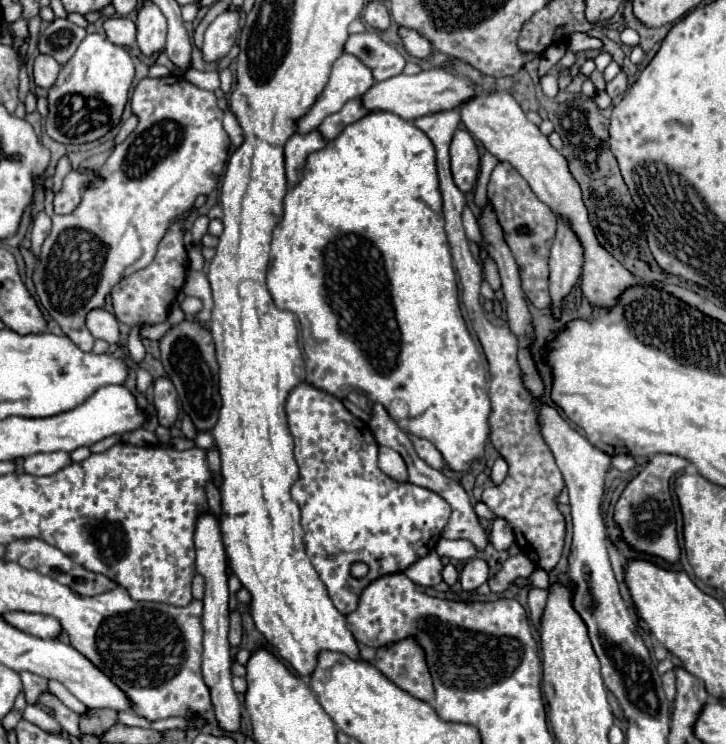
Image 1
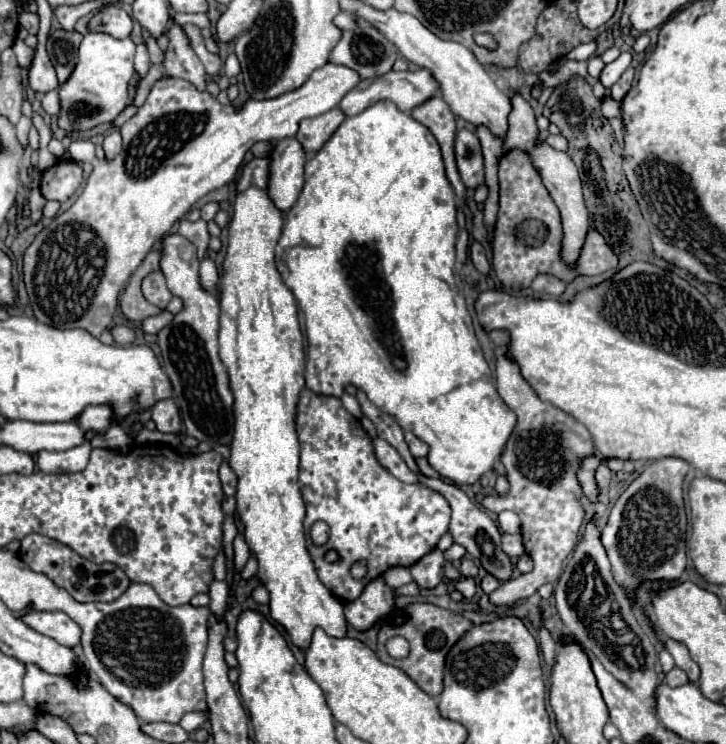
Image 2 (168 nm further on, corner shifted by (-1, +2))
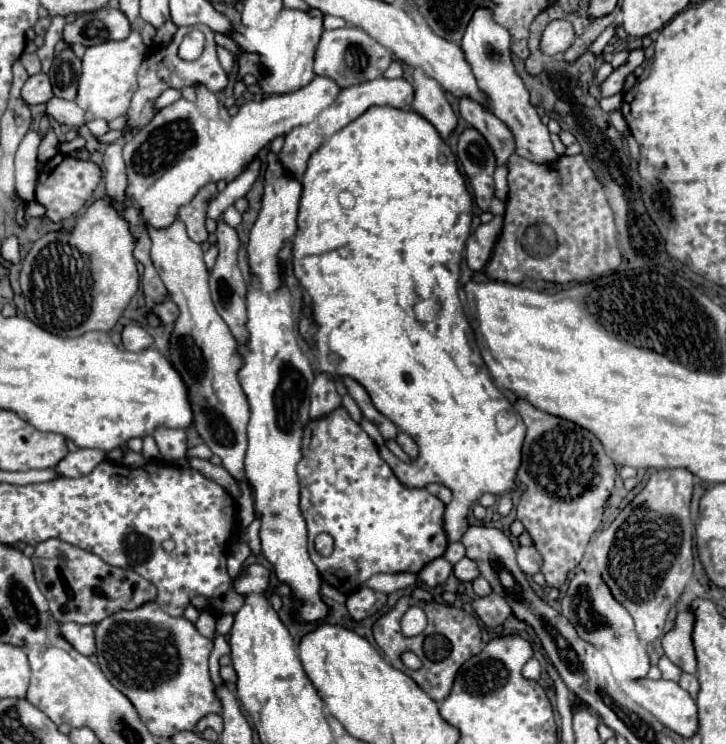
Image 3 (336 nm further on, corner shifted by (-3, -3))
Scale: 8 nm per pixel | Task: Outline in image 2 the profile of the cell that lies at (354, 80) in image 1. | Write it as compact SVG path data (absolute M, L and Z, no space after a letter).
M170 22L170 28L166 30L166 36L168 36L170 42L168 42L168 50L166 50L164 70L166 70L168 76L174 76L174 78L162 78L162 80L158 80L158 82L150 88L150 94L148 94L146 102L144 102L144 104L138 108L138 112L120 128L122 140L124 140L122 152L120 152L116 158L112 158L112 160L98 160L98 158L92 158L92 160L90 160L92 166L94 166L94 170L92 170L92 174L88 176L88 180L86 180L84 188L82 188L82 194L78 196L78 200L76 200L64 214L56 216L56 218L36 236L36 240L30 244L30 248L28 248L26 254L24 254L24 284L26 284L28 296L30 296L30 306L32 306L32 310L34 310L34 316L36 316L40 322L48 324L48 326L54 326L54 328L82 328L82 330L86 330L86 332L90 332L90 334L94 334L94 336L98 338L98 336L112 324L112 316L114 316L116 306L118 306L118 294L120 294L120 290L122 290L124 284L128 282L130 274L132 274L132 272L142 264L142 260L148 256L148 252L152 250L152 246L172 228L174 222L182 220L182 218L190 212L190 208L192 208L202 196L206 196L208 192L212 192L212 190L216 190L216 188L222 188L224 184L228 184L230 180L236 178L236 174L238 174L238 170L240 170L240 166L242 166L244 154L250 150L250 146L252 146L254 142L260 142L260 140L284 140L284 138L288 138L288 136L296 136L298 126L300 126L300 120L304 120L304 118L314 118L314 116L320 116L320 114L324 114L324 112L336 108L336 106L340 104L340 100L342 100L354 86L358 86L358 82L362 80L360 74L354 74L354 70L350 70L348 66L338 66L338 64L334 64L334 62L328 62L326 66L322 66L322 68L318 68L316 72L312 72L312 76L308 78L308 82L306 82L304 86L300 86L298 90L286 92L286 94L282 94L282 96L278 96L278 98L272 98L272 100L252 100L252 98L250 98L250 100L244 102L244 108L242 108L240 112L234 112L232 104L222 106L212 94L200 92L200 90L206 88L206 72L204 72L204 66L202 66L200 58L194 54L194 50L190 50L190 40L186 38L184 28L182 28L180 24L176 24L176 22Z

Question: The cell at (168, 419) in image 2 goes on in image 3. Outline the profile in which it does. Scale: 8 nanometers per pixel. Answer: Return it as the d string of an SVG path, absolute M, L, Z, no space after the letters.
M158 427L154 431L154 439L158 443L160 455L166 461L178 461L186 455L186 433L182 429L168 429L168 427Z

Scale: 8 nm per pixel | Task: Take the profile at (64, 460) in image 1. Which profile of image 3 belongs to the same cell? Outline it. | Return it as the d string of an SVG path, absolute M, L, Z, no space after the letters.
M78 449L60 461L56 465L56 471L64 477L82 477L88 475L98 463L102 463L104 457L106 453L100 449Z

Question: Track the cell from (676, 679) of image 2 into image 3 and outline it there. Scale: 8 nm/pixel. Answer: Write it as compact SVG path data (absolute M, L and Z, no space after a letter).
M684 673L684 675L682 675L682 679L680 679L680 687L686 689L694 699L696 699L696 695L698 695L698 691L700 691L700 685L698 685L696 675L690 675L690 673Z

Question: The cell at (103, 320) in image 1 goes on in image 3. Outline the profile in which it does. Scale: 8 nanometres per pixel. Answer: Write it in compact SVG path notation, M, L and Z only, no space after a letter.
M130 323L130 325L126 325L124 331L122 331L122 345L124 345L128 351L142 351L142 349L152 347L152 343L154 343L152 335L150 335L144 327L140 327L140 325Z

